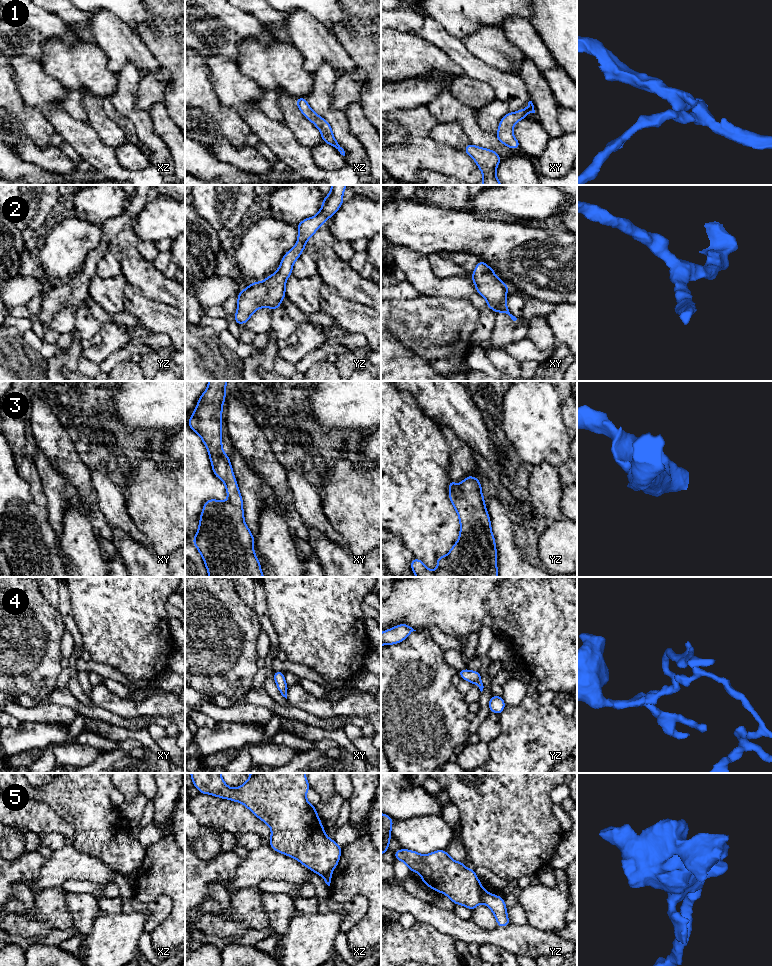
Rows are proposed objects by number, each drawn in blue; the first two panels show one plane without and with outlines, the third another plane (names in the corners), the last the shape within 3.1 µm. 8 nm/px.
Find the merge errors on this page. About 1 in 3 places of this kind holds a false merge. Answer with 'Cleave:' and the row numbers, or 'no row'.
Cleave: 5

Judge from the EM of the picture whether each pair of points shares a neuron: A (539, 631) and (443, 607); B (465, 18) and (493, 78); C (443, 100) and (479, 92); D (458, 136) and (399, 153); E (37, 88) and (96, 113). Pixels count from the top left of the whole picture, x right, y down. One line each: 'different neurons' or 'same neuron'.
A: same neuron
B: different neurons
C: different neurons
D: different neurons
E: different neurons

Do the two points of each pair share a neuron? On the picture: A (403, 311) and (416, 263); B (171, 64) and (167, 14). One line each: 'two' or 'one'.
A: two
B: one

